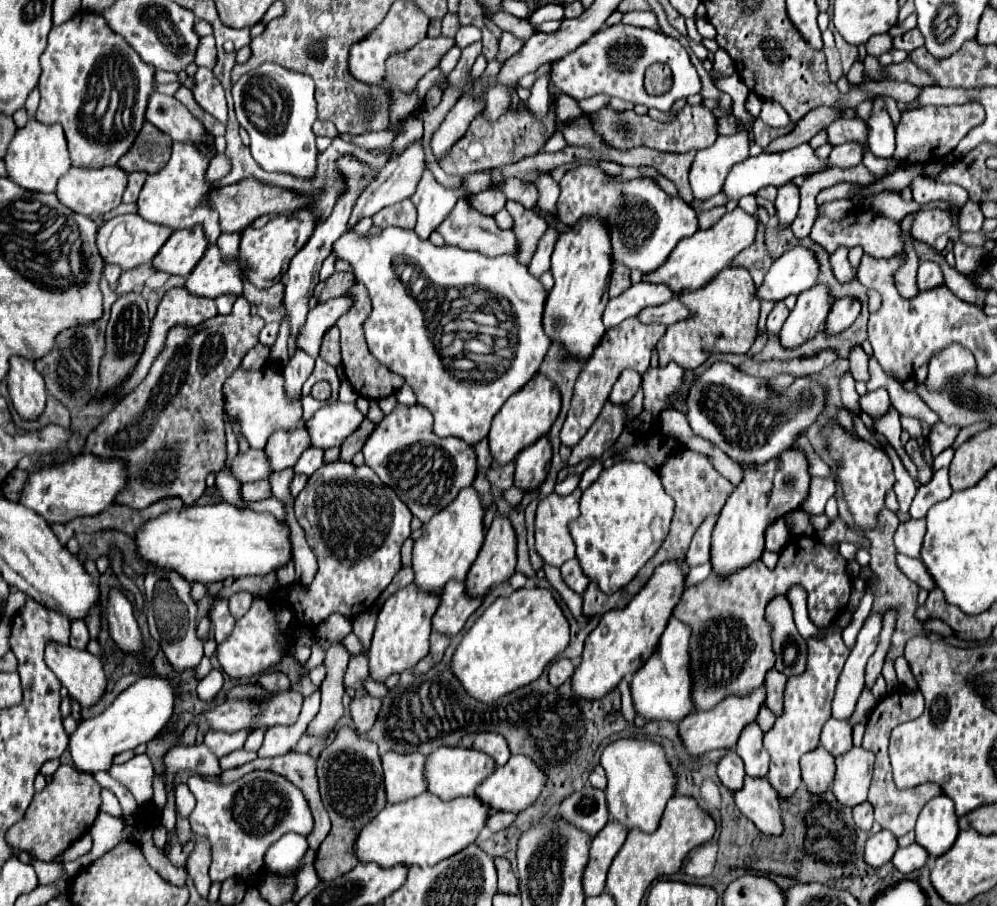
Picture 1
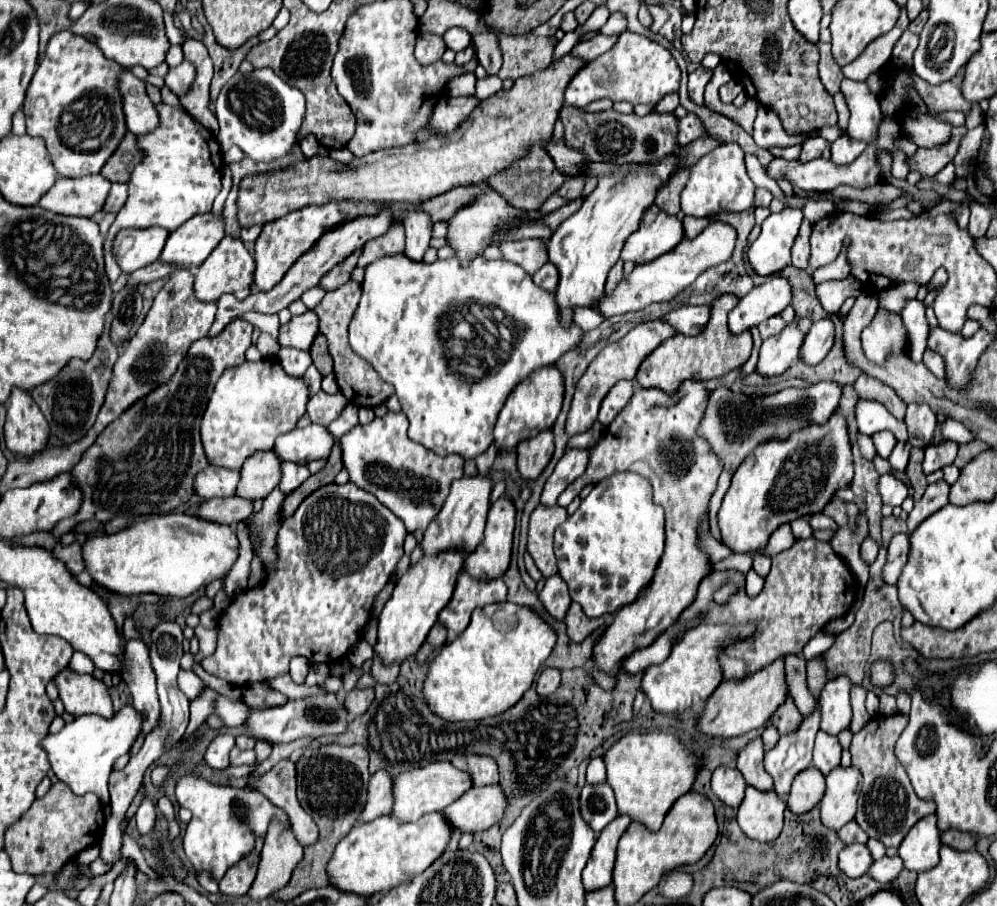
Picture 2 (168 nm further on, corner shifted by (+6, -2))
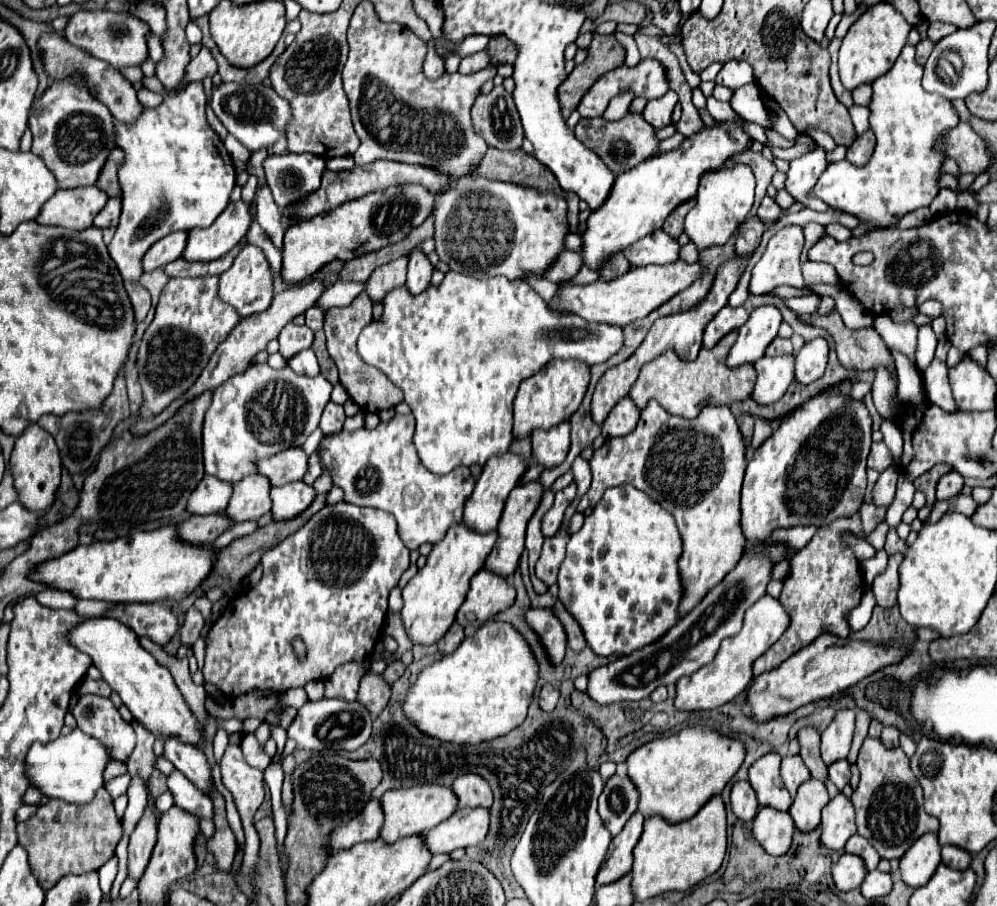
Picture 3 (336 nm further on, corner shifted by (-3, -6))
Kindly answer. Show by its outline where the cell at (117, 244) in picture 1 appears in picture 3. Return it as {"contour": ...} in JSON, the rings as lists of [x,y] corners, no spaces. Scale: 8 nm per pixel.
{"contour":[[[175,232],[175,234],[161,238],[159,242],[155,242],[143,258],[145,272],[153,272],[155,268],[161,268],[161,266],[181,258],[183,250],[185,250],[185,242],[187,242],[185,232]]]}

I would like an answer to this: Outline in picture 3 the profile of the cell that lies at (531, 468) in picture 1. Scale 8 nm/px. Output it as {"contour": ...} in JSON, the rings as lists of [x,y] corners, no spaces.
{"contour":[[[561,422],[553,430],[533,430],[533,458],[545,468],[553,468],[565,460],[569,442],[569,422]]]}

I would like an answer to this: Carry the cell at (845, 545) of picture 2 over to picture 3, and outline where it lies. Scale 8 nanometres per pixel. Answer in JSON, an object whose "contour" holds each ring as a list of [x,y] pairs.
{"contour":[[[883,522],[883,524],[879,524],[865,540],[867,540],[875,550],[881,550],[883,544],[885,544],[885,534],[887,534],[887,530],[889,530],[889,526]]]}

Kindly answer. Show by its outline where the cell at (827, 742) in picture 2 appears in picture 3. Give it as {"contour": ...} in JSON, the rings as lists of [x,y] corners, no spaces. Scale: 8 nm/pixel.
{"contour":[[[837,760],[835,764],[829,766],[829,780],[839,790],[843,790],[849,784],[849,778],[851,778],[851,770],[849,770],[849,762],[847,760]]]}

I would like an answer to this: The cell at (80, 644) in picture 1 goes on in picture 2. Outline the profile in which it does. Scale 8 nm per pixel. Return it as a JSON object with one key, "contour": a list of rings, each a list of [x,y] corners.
{"contour":[[[78,650],[72,654],[72,660],[70,660],[70,668],[78,674],[92,674],[94,672],[94,666],[92,666],[92,660],[86,656],[86,654],[80,654]]]}

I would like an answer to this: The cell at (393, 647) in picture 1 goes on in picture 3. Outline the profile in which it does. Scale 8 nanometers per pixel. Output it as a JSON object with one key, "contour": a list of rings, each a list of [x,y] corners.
{"contour":[[[459,522],[457,526],[451,526],[447,530],[441,542],[433,544],[427,556],[427,564],[403,588],[405,606],[401,610],[401,616],[413,644],[421,644],[421,646],[435,644],[449,630],[449,626],[455,622],[457,610],[465,602],[471,576],[485,566],[485,560],[493,550],[495,540],[497,540],[497,530],[489,534],[477,534],[475,530],[469,530]]]}

